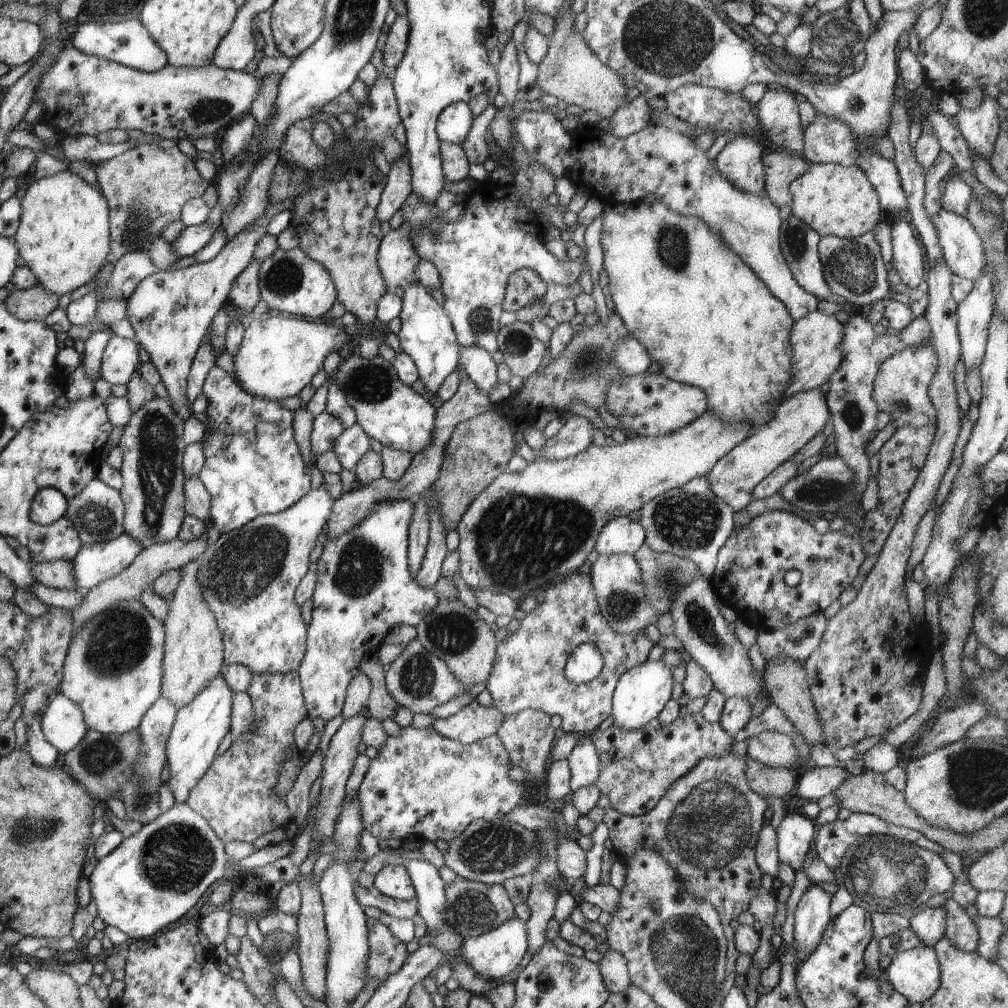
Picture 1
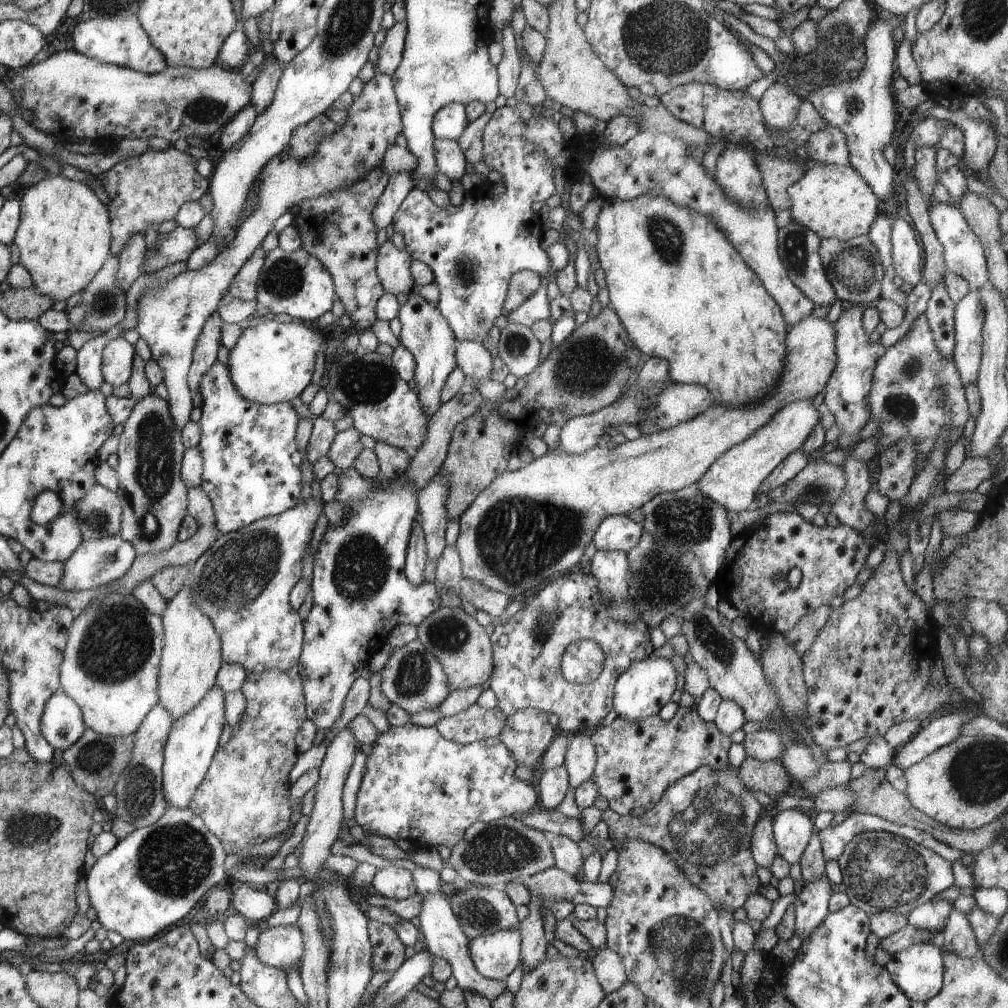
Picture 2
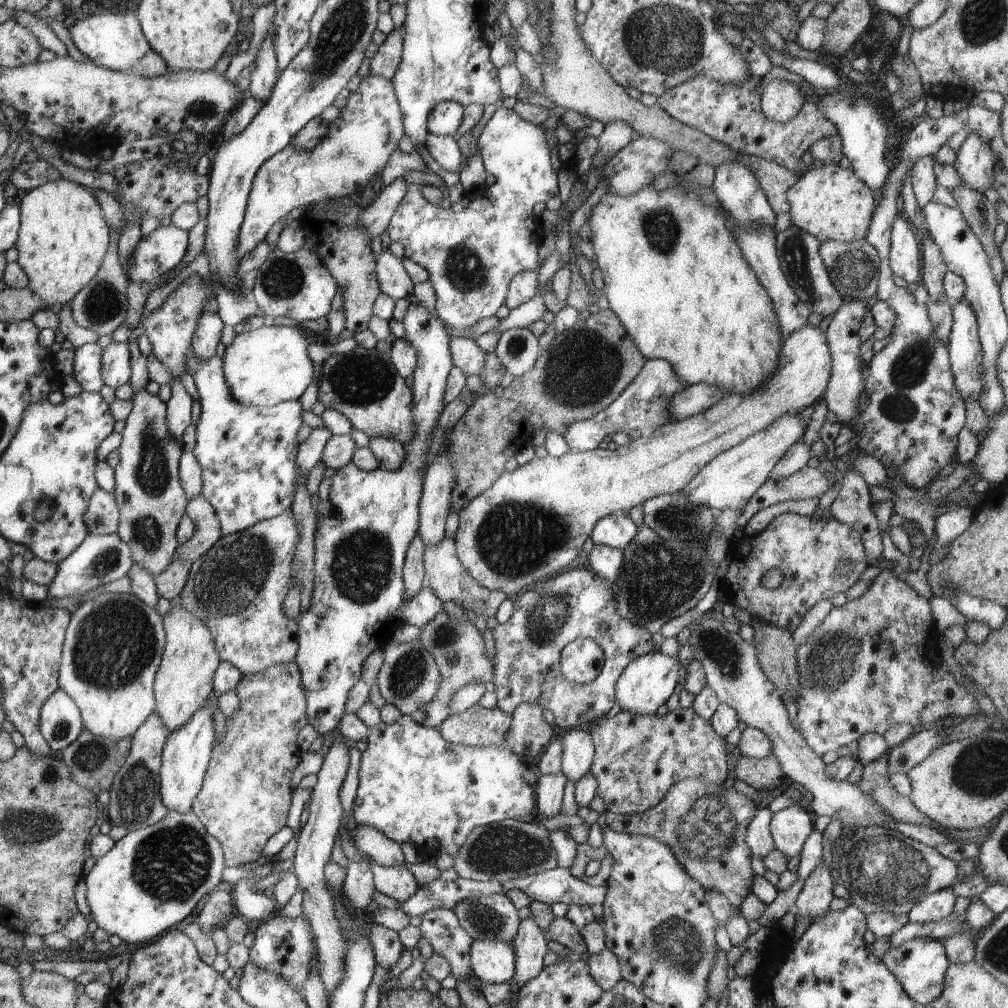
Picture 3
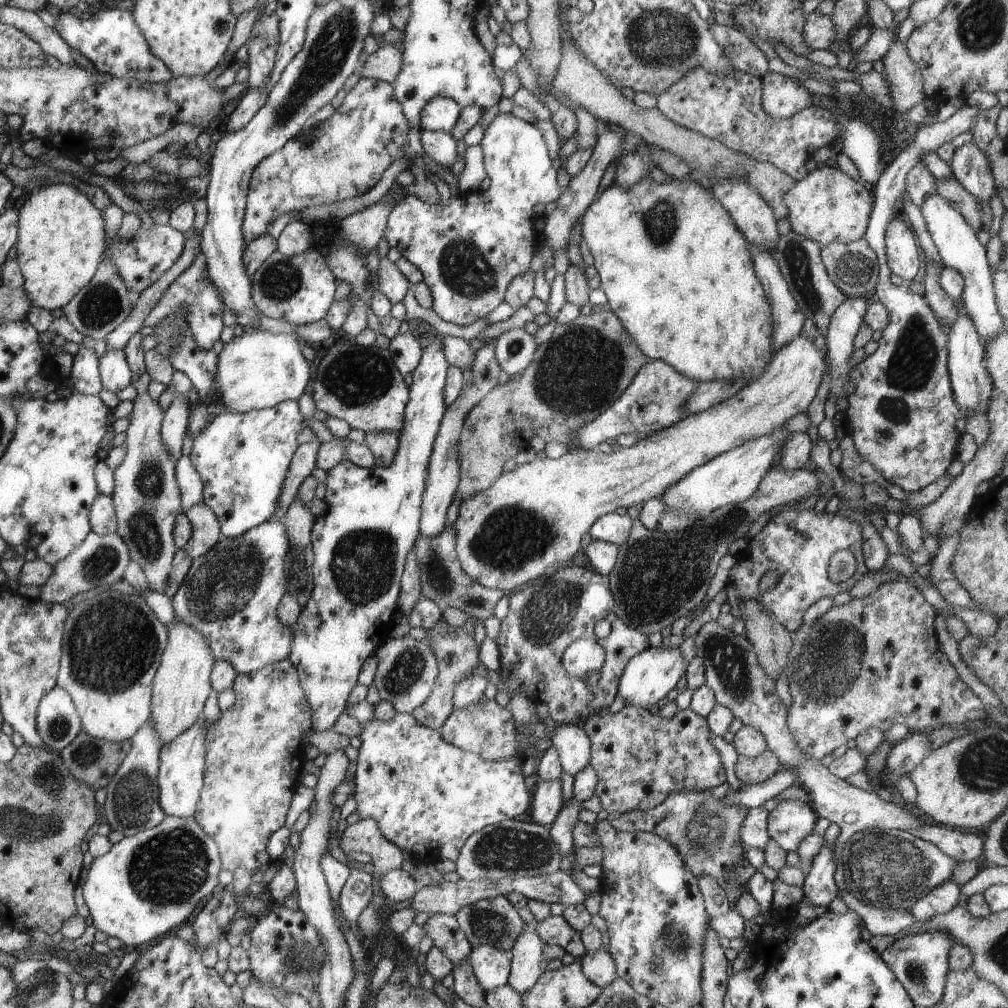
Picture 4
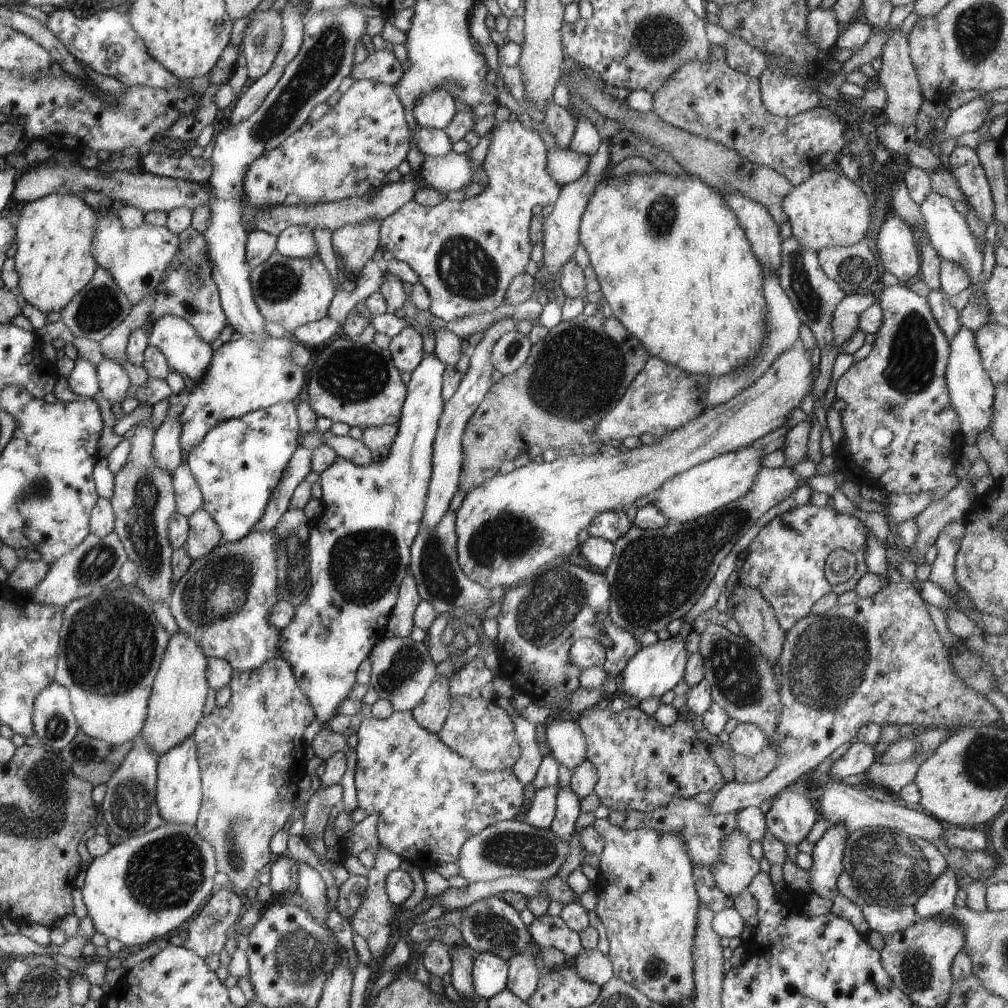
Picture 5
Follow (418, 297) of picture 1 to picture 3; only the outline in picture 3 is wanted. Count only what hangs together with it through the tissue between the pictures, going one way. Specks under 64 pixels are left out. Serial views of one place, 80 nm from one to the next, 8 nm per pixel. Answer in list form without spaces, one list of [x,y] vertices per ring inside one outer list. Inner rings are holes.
[[[410,303],[402,319],[406,334],[404,338],[416,348],[418,358],[415,372],[412,376],[412,395],[414,408],[414,436],[406,444],[406,460],[398,470],[374,470],[364,472],[350,462],[340,468],[331,477],[332,488],[328,501],[334,506],[332,516],[322,517],[317,522],[315,536],[315,564],[314,564],[314,592],[310,608],[306,613],[298,616],[300,647],[294,663],[298,664],[301,673],[301,682],[305,691],[306,714],[308,723],[320,734],[332,732],[341,723],[345,716],[345,705],[348,703],[349,693],[361,680],[362,668],[367,658],[376,650],[382,650],[394,635],[396,629],[402,625],[415,625],[422,629],[424,624],[435,620],[436,614],[443,610],[443,603],[432,588],[422,588],[416,596],[404,598],[403,567],[408,548],[418,535],[419,503],[422,496],[424,466],[426,456],[430,450],[432,430],[438,426],[438,416],[444,408],[444,392],[447,379],[454,368],[450,353],[450,336],[446,332],[445,323],[436,314],[433,315],[420,306],[419,303]]]

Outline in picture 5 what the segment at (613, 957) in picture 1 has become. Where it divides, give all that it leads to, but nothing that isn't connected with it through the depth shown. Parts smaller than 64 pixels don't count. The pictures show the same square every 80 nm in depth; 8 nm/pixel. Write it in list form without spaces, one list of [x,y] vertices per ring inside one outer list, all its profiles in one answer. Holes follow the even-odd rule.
[[[583,949],[575,957],[573,968],[580,979],[602,987],[613,978],[613,967],[608,956],[596,949]]]

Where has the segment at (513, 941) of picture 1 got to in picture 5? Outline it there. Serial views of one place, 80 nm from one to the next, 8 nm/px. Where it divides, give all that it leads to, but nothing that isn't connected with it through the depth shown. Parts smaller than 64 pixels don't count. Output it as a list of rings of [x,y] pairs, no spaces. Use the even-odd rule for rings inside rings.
[[[478,953],[473,961],[472,987],[487,1001],[507,986],[508,961],[491,953]]]

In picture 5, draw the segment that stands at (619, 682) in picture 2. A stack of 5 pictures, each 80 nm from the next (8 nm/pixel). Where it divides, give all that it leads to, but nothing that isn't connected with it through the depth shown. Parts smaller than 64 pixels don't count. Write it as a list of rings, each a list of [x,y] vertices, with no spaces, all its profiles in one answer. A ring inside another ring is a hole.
[[[678,635],[668,640],[659,640],[652,646],[640,648],[639,652],[630,658],[622,672],[623,684],[619,686],[619,694],[623,693],[640,702],[653,697],[661,698],[665,693],[673,690],[685,676],[685,667],[689,660],[686,648],[685,641]]]

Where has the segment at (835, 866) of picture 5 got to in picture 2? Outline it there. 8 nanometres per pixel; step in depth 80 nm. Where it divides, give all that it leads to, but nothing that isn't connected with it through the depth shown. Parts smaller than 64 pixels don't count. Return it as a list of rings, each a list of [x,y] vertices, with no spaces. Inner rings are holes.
[[[822,876],[804,885],[802,892],[796,896],[793,903],[796,913],[795,933],[803,942],[814,936],[814,932],[822,926],[826,916],[830,914],[828,907],[832,895],[832,883],[827,876]]]

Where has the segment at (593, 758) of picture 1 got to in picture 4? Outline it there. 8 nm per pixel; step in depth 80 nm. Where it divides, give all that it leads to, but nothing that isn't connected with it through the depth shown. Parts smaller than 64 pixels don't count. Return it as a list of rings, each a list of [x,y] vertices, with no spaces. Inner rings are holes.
[[[564,724],[551,734],[547,744],[558,750],[560,765],[564,773],[576,776],[586,766],[590,766],[591,746],[588,734],[580,725]]]

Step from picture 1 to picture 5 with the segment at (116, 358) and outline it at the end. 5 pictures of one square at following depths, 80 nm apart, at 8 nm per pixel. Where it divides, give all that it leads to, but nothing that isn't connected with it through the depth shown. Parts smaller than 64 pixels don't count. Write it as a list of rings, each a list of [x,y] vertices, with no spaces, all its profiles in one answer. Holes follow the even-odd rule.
[[[104,357],[104,360],[96,367],[99,381],[99,394],[106,405],[113,405],[114,402],[122,403],[127,397],[131,383],[127,370],[115,360]]]

